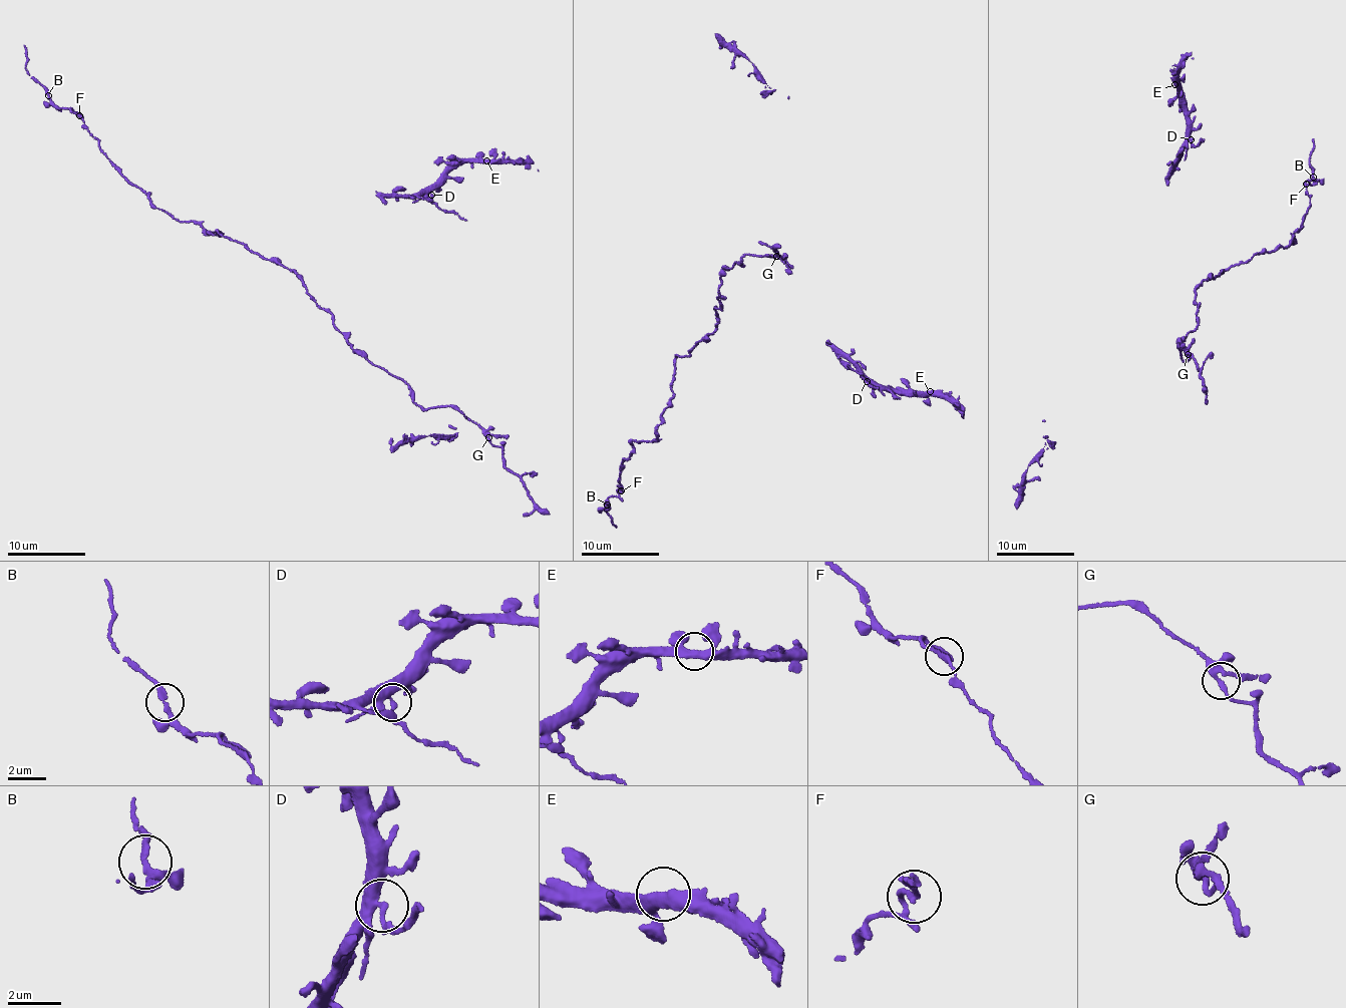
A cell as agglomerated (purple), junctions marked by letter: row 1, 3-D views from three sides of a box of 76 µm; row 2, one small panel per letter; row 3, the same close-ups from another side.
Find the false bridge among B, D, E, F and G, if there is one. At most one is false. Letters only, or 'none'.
D

